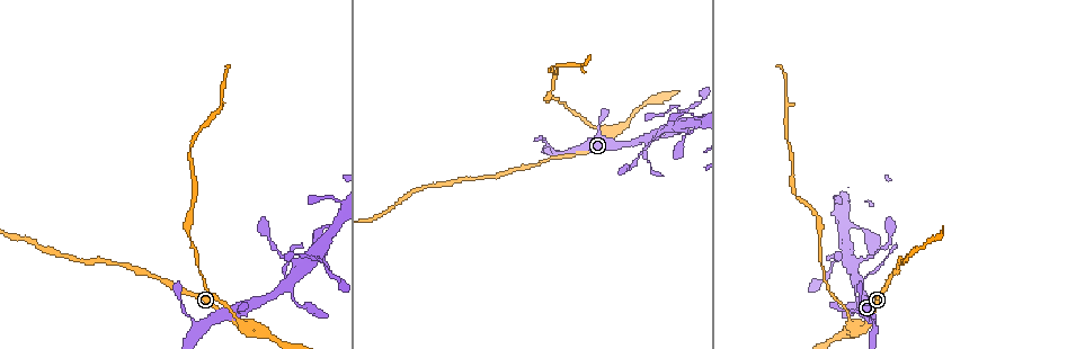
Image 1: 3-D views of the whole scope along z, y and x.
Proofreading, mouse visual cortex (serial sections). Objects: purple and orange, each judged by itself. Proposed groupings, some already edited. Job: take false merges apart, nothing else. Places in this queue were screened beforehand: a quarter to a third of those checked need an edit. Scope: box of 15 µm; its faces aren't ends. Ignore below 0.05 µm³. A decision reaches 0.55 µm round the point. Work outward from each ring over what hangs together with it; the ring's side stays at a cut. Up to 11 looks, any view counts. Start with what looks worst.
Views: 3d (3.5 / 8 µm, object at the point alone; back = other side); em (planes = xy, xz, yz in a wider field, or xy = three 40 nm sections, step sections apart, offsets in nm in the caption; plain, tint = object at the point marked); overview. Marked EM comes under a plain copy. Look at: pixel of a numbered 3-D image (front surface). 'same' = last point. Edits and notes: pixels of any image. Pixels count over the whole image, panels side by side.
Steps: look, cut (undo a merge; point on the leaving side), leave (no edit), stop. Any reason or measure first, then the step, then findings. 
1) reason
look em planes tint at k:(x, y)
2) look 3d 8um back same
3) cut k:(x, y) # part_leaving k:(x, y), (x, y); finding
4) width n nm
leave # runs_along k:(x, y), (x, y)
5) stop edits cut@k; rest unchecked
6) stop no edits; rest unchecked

arms part here
look em planes tint at 1:(859, 325)

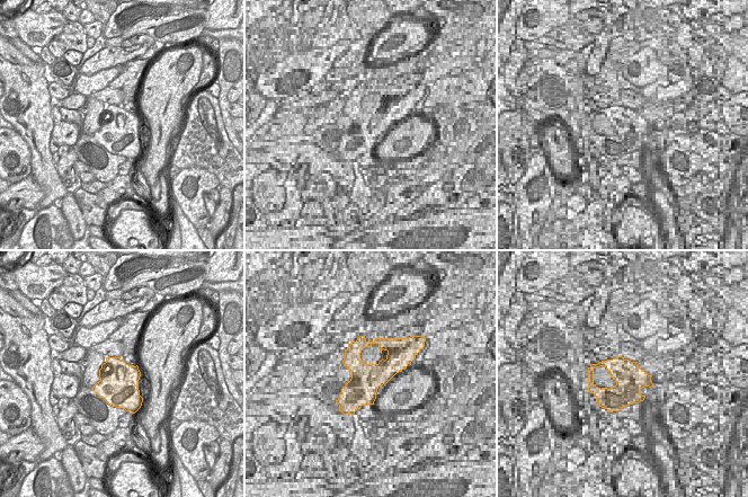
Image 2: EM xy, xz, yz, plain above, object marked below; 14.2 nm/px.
wider look
look 3d 3.5um same

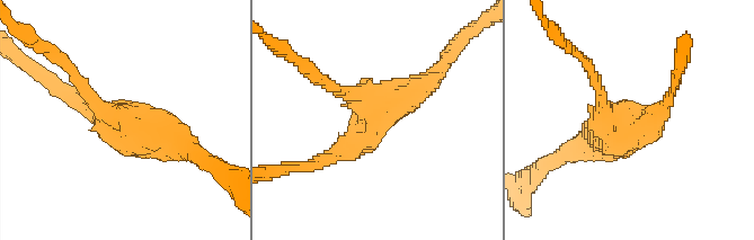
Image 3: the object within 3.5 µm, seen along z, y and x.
width 600 nm
leave # runs_along 3:(318, 162), (370, 131), (331, 85); all the same cell

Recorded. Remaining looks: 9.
three-way junction
look 3d 3.5um back at 1:(200, 324)

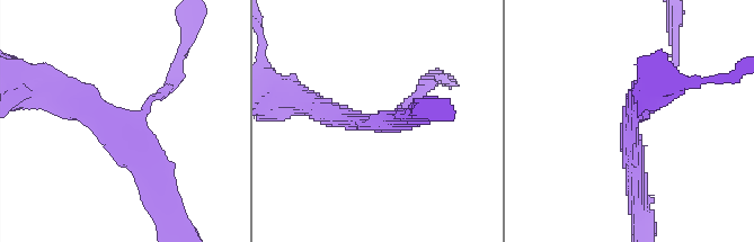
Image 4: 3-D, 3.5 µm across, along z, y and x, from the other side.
arms 3; arm_widths 100, 300, 350 nm
look em xy step 3 tint at 4:(374, 121)

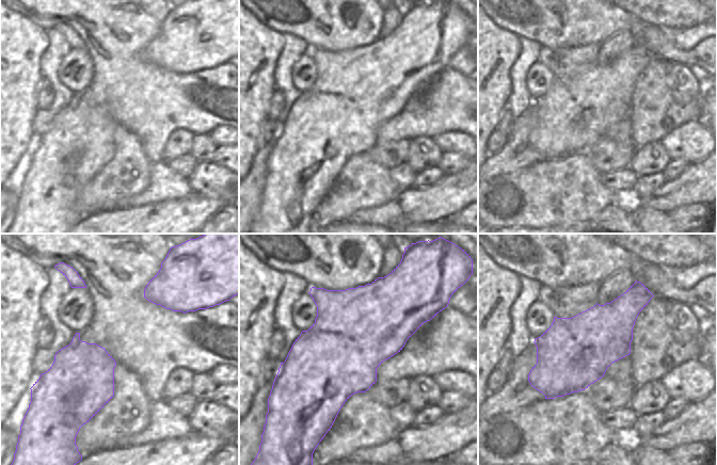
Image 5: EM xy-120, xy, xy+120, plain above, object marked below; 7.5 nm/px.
leave # runs_along 4:(58, 95), (124, 125), (161, 188); continuous, no second cell

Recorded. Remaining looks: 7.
sudden change in width
look 3d 8um at 1:(642, 139)

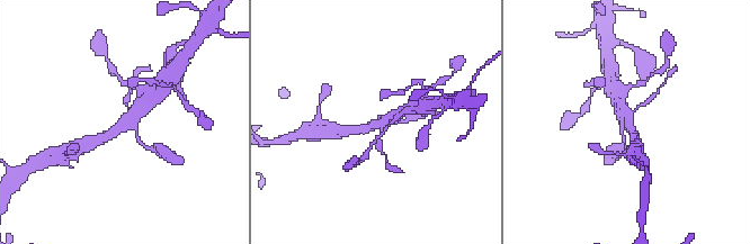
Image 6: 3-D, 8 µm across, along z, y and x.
closer look
look 3d 3.5um at 6:(630, 122)

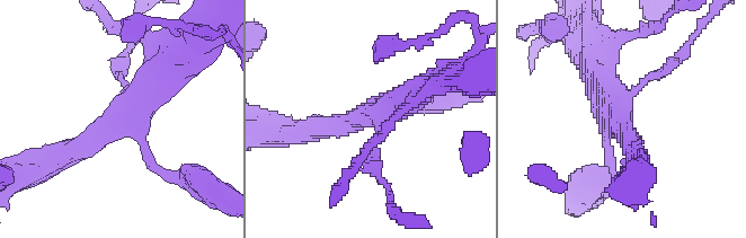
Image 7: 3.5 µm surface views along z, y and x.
look em xy step 3 tint at 7:(622, 119)

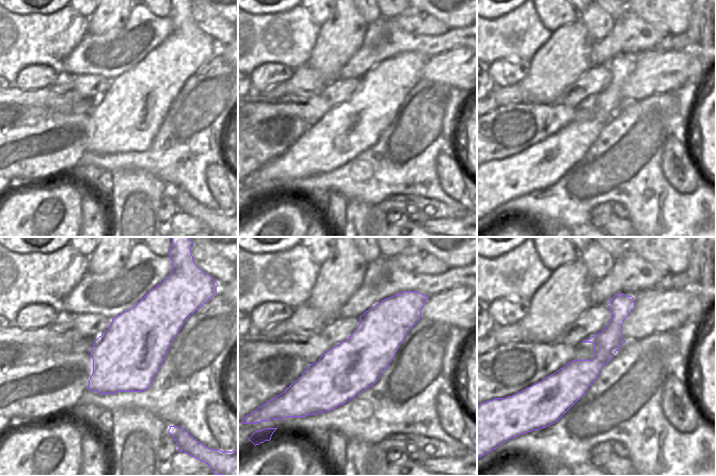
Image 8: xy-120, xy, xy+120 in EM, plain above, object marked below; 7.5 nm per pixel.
leave # runs_along 8:(416, 318), (297, 392); continuous, no second cell

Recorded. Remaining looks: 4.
branch point
look 3d 3.5um at 1:(846, 259)

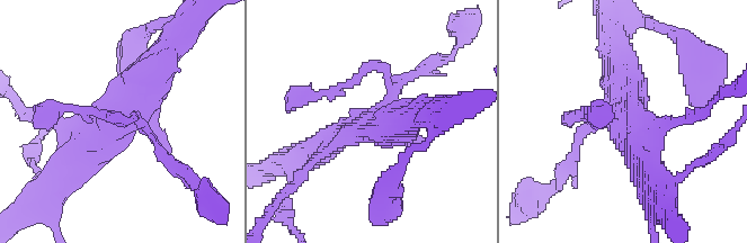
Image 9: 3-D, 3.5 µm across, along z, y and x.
need the tissue
look em xy step 5 tint at 9:(622, 121)

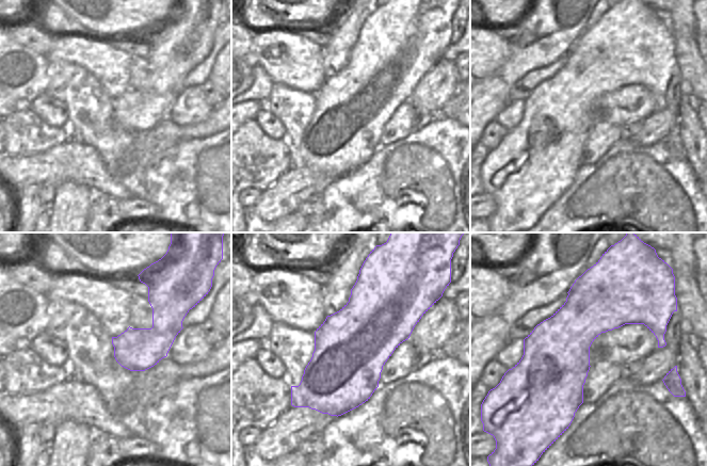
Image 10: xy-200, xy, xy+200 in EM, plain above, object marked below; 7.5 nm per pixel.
width 550 nm
leave # runs_along 9:(68, 169), (119, 120), (165, 59); all the same cell

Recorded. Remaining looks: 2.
stop no edits; rest unchecked

